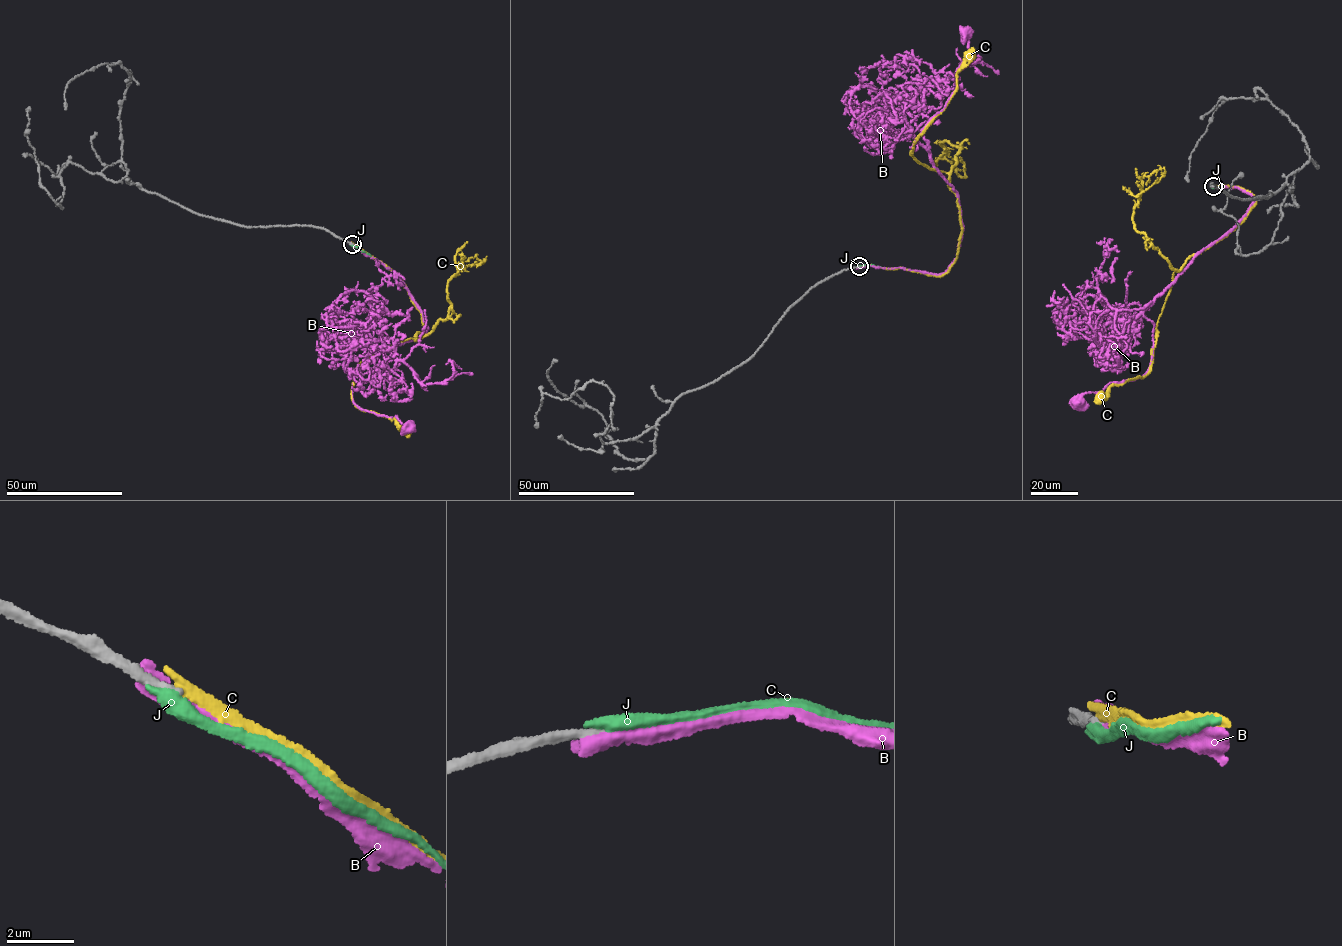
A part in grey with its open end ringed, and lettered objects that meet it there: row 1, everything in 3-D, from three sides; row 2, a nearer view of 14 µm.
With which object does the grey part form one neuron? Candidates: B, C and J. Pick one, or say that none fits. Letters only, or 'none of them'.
none of them

